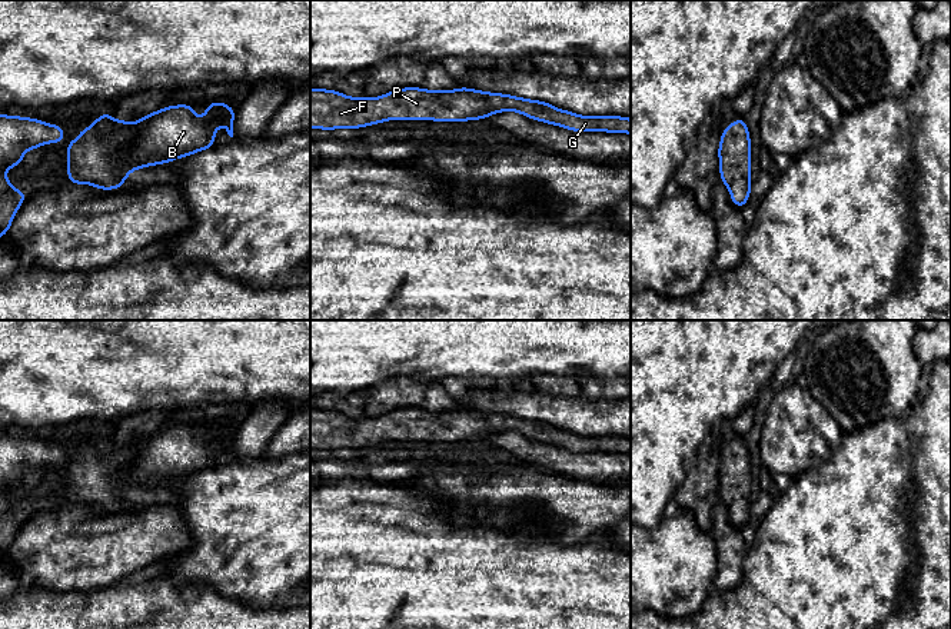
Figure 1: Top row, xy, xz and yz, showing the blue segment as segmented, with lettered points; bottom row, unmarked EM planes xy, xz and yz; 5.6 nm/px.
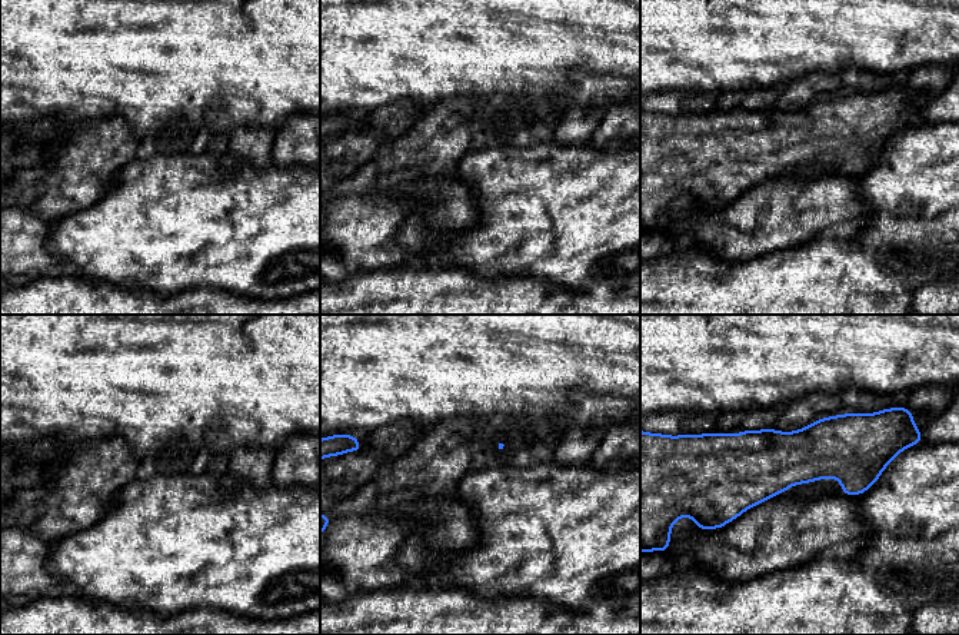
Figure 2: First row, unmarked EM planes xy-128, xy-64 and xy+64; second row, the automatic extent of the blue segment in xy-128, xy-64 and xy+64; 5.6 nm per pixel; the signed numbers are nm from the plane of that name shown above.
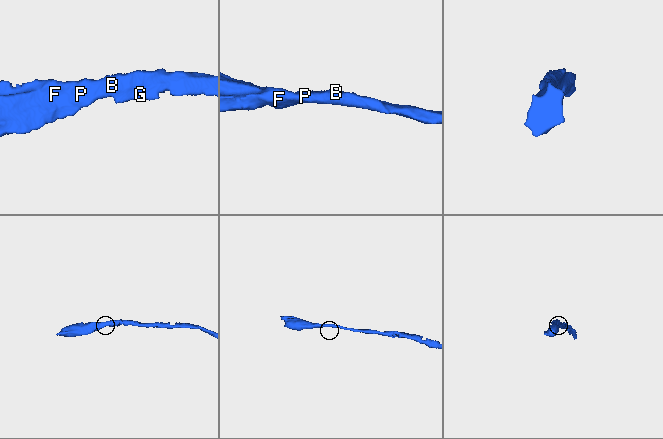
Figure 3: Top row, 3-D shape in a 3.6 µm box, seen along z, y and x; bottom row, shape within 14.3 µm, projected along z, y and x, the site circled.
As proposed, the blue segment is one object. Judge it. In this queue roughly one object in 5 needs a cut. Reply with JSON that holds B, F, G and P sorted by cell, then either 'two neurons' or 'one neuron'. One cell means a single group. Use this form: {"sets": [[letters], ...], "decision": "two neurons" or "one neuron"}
{"sets": [["B", "F", "G", "P"]], "decision": "one neuron"}

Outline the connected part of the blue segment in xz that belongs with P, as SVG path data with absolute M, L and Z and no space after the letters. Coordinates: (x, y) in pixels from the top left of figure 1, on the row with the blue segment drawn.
M310 87L310 129L362 129L388 120L475 122L502 112L518 112L572 132L631 134L631 119L581 116L542 100L481 91L469 87L428 90L395 89L379 97L349 97L336 90Z

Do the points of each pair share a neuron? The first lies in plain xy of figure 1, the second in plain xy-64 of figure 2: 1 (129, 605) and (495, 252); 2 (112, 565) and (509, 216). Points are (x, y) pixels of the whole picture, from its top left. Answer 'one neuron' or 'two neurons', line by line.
1: two neurons
2: two neurons

